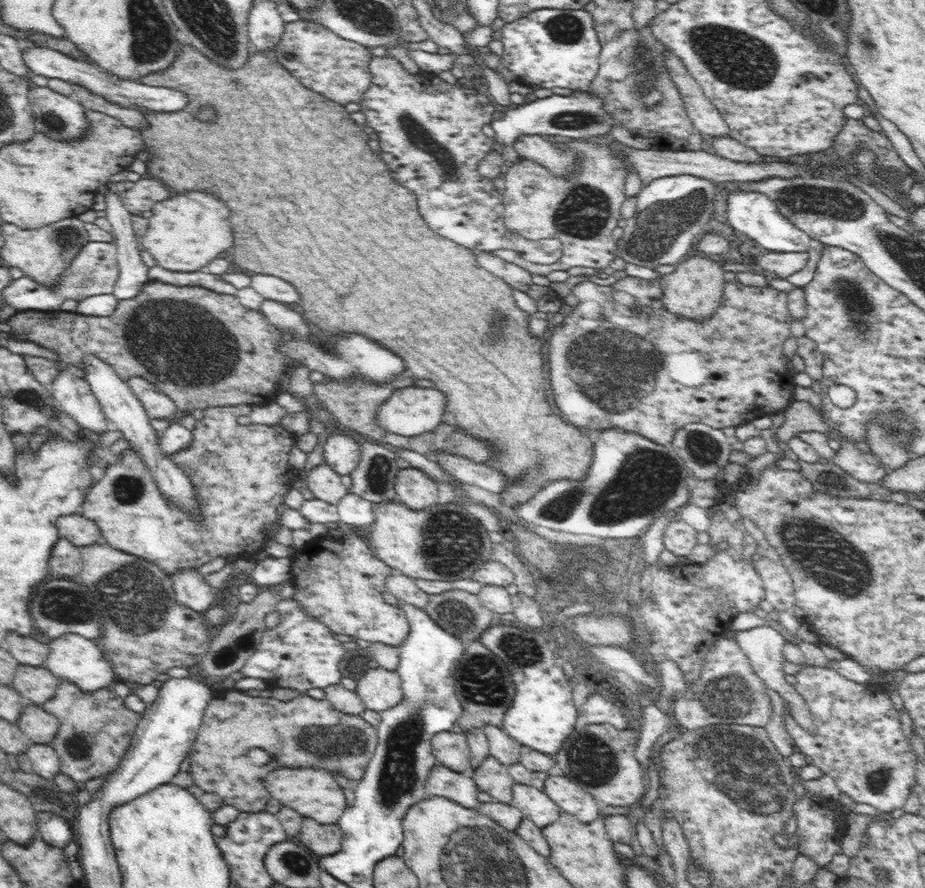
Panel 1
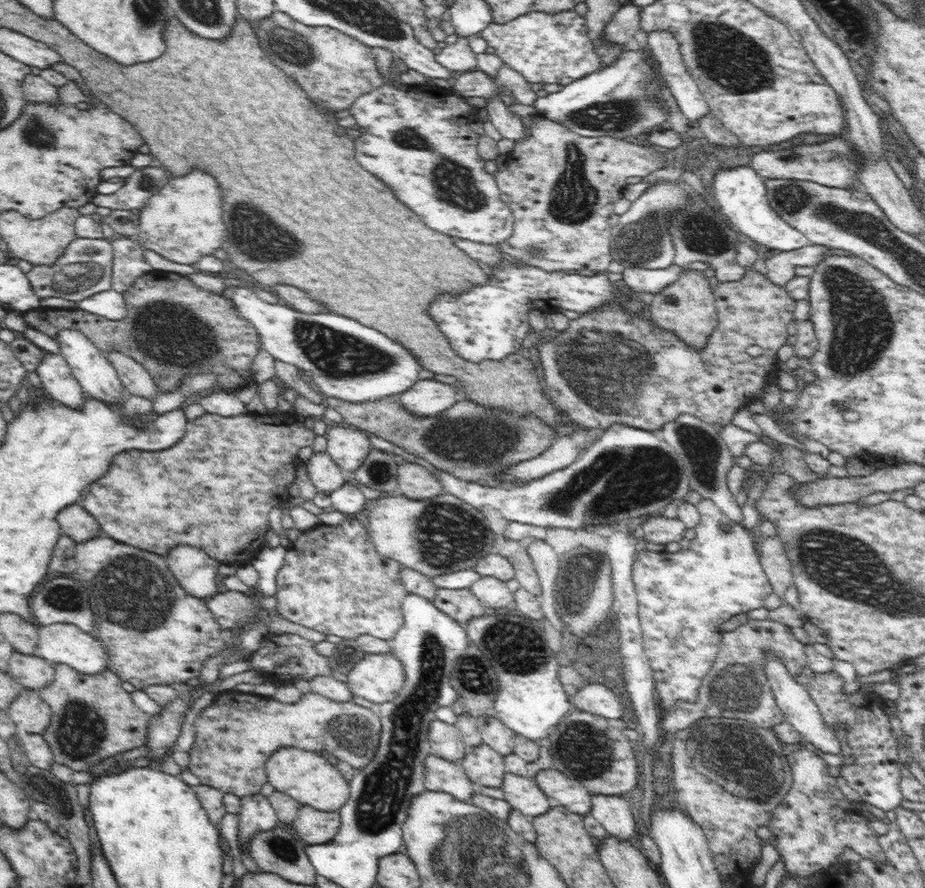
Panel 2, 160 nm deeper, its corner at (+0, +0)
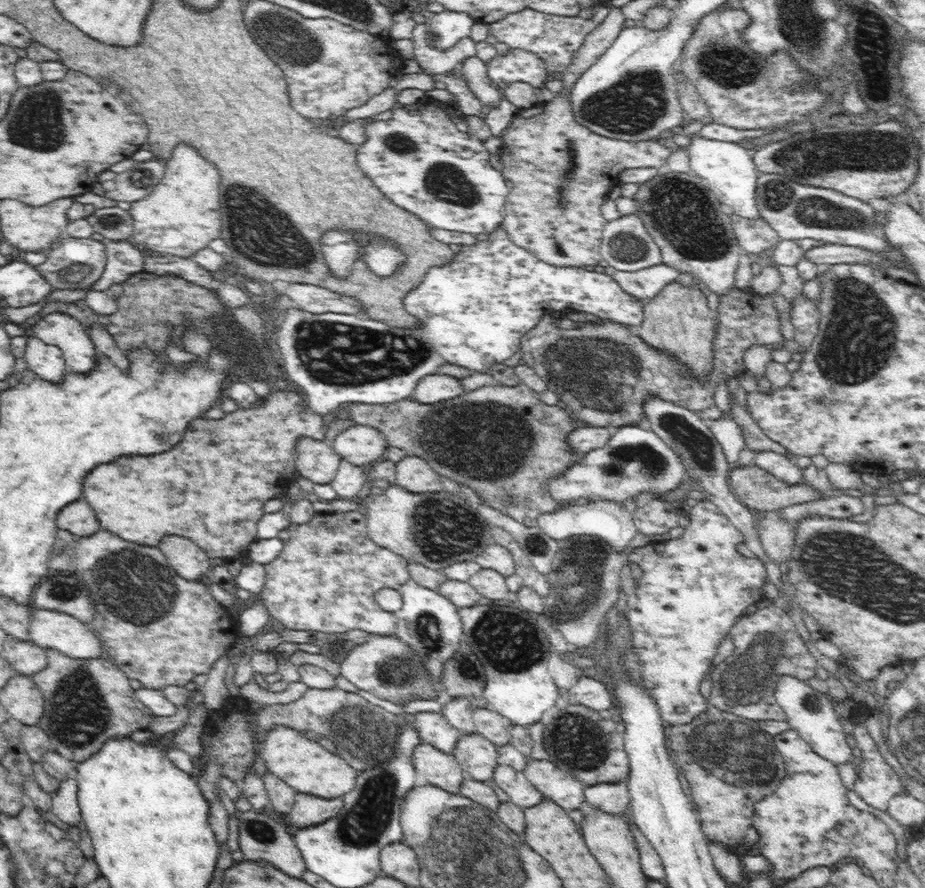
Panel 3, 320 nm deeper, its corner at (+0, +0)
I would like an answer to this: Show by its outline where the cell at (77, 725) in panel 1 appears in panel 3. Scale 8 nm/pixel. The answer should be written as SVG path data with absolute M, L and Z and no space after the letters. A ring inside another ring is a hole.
M48 649L46 654L46 668L31 677L45 702L37 725L49 736L52 751L76 764L98 752L105 740L150 728L153 714L136 697L128 675L111 660L105 656L72 658L54 649Z

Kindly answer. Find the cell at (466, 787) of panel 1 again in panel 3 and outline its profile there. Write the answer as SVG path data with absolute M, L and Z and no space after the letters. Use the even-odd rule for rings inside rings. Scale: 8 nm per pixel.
M424 742L417 744L413 750L413 767L416 773L426 778L428 784L448 792L458 793L466 777L453 754L444 753Z

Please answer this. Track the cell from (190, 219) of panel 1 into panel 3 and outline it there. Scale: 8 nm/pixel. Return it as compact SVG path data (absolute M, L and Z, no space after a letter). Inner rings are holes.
M178 143L172 150L172 158L163 161L165 171L163 179L152 188L143 199L130 203L127 210L133 218L131 242L148 253L164 253L182 258L192 257L194 253L206 248L210 240L220 238L222 214L220 204L220 174L200 152L186 143Z

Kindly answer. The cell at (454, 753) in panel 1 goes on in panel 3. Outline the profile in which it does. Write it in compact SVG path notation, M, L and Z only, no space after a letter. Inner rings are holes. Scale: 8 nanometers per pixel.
M417 712L412 715L411 720L422 742L444 753L453 754L453 748L461 734L444 715L436 712Z

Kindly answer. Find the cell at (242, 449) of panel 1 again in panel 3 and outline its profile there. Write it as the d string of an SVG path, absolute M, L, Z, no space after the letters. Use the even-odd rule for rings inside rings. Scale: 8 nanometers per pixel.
M275 388L268 398L260 401L257 407L236 410L220 420L200 417L192 420L180 444L156 456L138 456L130 460L130 468L120 462L96 466L88 474L88 480L84 480L84 500L94 508L100 526L128 542L153 547L166 534L178 534L194 540L211 559L227 561L240 552L246 553L257 539L257 522L265 513L264 502L285 495L290 487L294 472L284 470L294 468L296 456L292 454L297 440L310 437L324 441L327 432L324 416L313 412L298 390L285 392Z

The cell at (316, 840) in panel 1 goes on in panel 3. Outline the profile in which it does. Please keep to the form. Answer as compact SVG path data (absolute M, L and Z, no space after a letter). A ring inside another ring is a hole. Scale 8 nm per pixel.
M297 793L292 810L285 816L291 829L310 828L339 814L343 797L324 799L320 796Z

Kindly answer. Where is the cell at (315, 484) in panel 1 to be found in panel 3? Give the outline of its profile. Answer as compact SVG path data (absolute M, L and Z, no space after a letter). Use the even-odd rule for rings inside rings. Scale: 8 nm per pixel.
M300 437L296 443L296 468L299 476L315 484L330 484L336 476L340 455L330 442Z

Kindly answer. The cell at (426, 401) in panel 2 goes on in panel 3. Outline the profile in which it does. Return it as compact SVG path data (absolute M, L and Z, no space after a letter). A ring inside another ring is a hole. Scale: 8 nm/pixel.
M432 374L424 376L418 382L411 399L422 404L434 404L457 398L465 392L458 378L446 374Z

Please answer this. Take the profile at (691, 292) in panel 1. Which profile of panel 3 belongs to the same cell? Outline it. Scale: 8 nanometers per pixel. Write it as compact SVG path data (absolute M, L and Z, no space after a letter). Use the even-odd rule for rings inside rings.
M675 280L667 284L658 294L643 303L643 322L632 331L649 347L678 358L687 376L698 382L708 382L715 368L713 340L716 332L716 320L708 307L701 286L698 289L684 287Z

